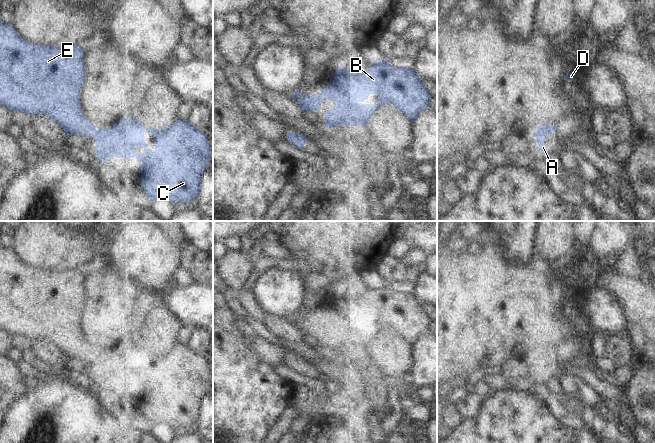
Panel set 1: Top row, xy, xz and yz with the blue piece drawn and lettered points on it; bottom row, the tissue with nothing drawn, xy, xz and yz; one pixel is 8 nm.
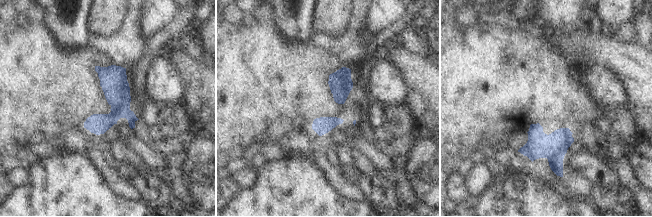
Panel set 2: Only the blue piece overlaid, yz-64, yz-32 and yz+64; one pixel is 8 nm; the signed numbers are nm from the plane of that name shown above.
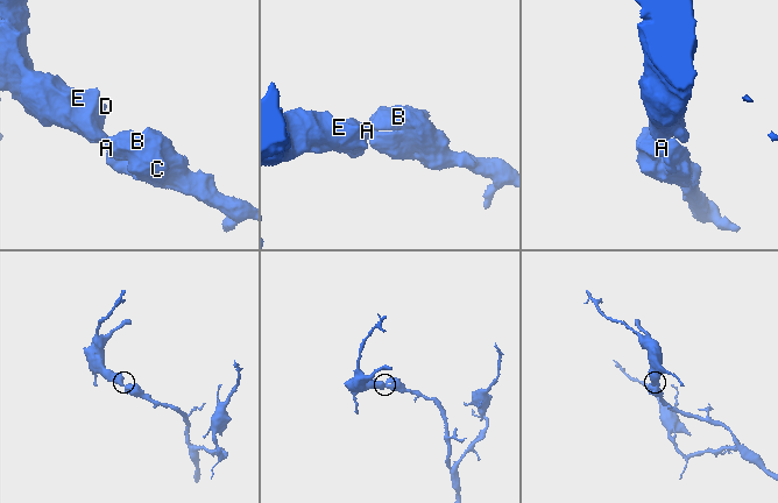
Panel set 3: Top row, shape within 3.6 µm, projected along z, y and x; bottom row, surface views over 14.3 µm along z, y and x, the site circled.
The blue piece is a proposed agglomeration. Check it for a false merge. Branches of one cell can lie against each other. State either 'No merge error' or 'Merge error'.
No merge error

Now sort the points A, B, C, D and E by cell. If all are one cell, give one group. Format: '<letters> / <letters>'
A B C D E

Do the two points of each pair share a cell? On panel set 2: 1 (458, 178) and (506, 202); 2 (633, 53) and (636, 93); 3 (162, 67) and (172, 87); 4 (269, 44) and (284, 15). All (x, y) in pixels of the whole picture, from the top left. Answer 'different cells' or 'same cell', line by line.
1: different cells
2: same cell
3: same cell
4: different cells

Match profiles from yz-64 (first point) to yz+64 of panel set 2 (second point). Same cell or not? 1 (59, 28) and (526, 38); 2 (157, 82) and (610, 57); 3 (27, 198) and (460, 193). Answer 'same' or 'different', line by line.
1: different
2: different
3: different

